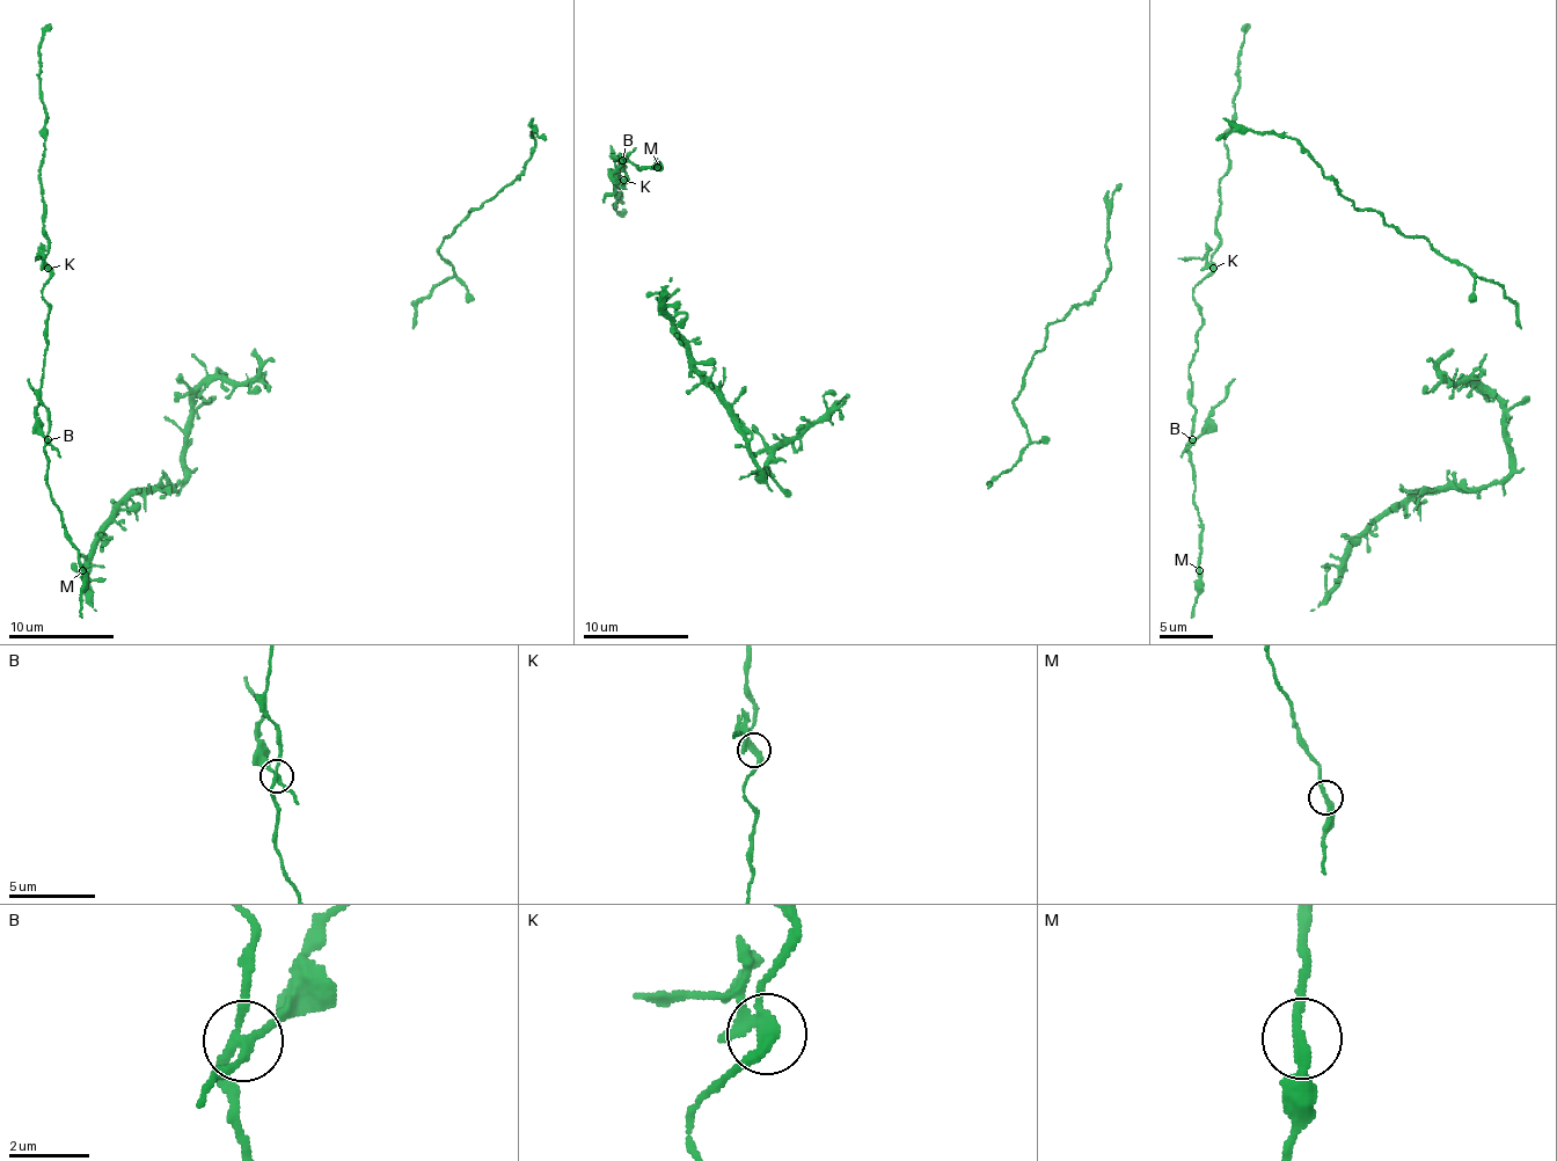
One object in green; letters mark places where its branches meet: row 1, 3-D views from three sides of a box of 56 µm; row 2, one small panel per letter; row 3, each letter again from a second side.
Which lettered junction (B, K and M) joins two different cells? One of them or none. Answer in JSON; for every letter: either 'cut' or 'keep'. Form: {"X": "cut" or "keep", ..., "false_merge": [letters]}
{"B": "cut", "K": "keep", "M": "keep", "false_merge": ["B"]}

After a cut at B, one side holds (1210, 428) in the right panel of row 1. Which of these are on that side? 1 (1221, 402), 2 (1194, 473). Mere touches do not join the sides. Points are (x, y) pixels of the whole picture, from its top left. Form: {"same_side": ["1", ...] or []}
{"same_side": ["1"]}

